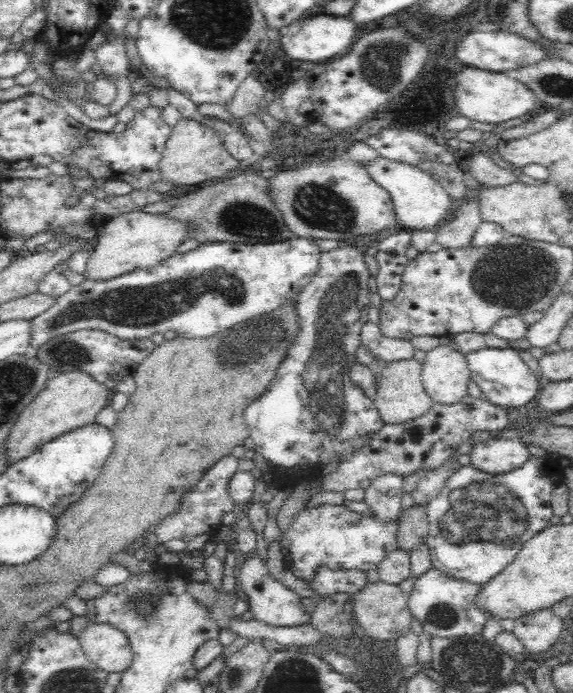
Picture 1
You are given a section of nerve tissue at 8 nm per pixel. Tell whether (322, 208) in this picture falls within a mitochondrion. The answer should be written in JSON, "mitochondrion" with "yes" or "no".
{"mitochondrion":"yes"}

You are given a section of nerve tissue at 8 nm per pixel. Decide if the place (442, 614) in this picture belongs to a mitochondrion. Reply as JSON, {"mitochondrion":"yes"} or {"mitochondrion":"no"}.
{"mitochondrion":"yes"}

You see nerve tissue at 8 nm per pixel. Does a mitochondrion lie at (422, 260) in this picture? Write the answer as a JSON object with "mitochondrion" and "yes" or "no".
{"mitochondrion":"no"}

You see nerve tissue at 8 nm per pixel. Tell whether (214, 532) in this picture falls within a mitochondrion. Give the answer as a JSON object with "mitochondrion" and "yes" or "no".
{"mitochondrion":"no"}

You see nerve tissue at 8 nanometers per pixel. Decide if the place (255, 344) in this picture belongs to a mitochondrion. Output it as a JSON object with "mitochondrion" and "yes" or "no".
{"mitochondrion":"yes"}

